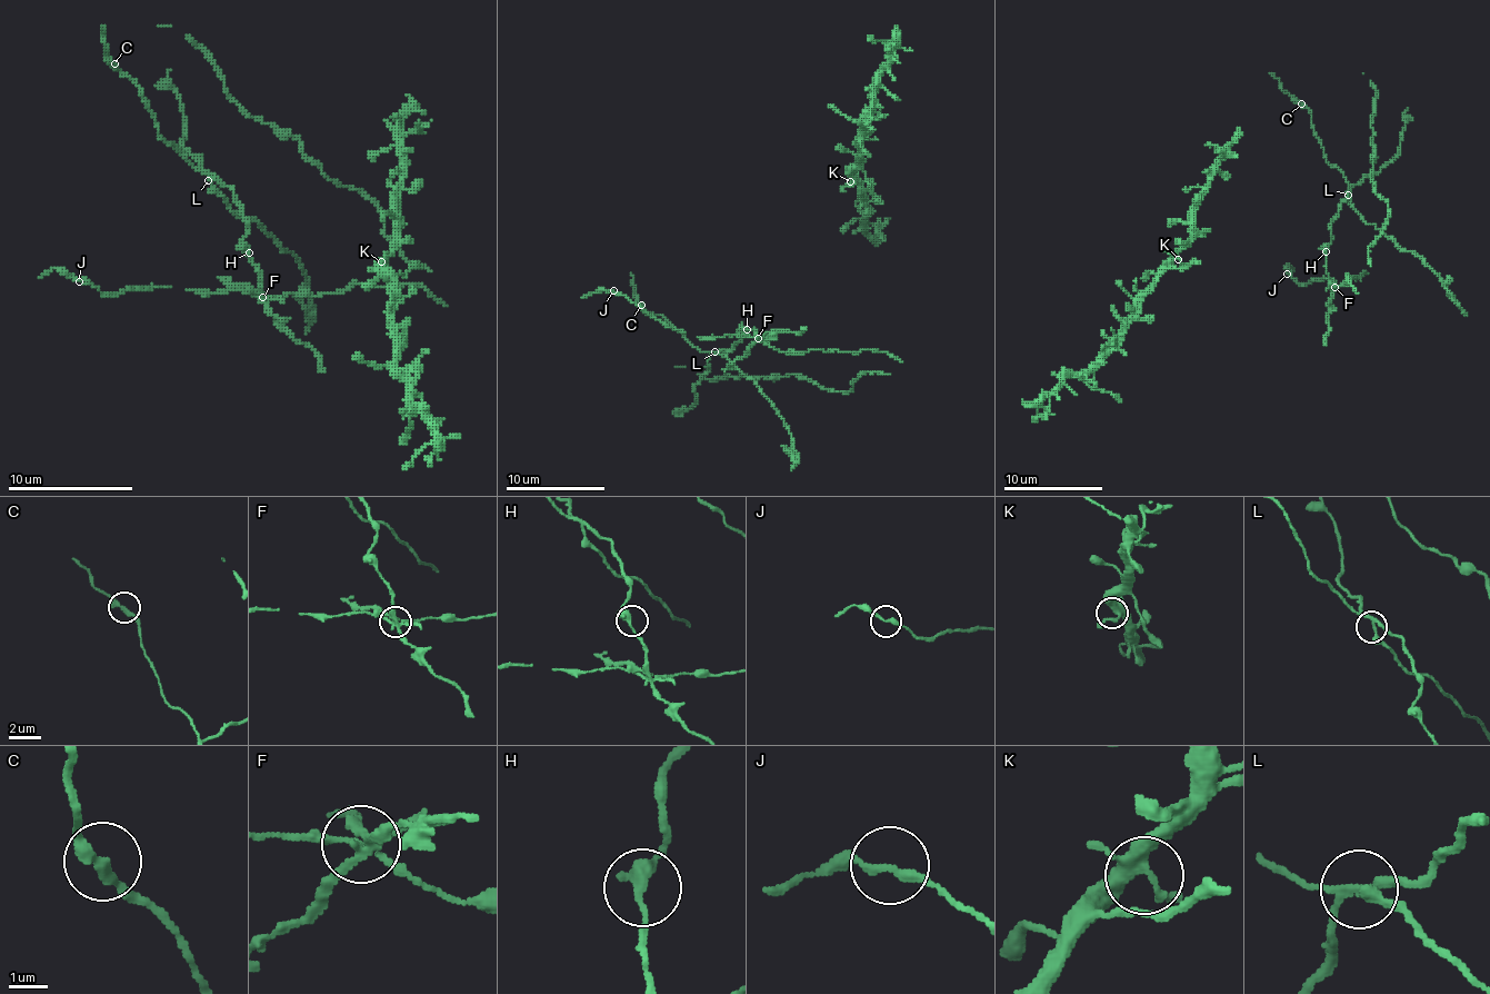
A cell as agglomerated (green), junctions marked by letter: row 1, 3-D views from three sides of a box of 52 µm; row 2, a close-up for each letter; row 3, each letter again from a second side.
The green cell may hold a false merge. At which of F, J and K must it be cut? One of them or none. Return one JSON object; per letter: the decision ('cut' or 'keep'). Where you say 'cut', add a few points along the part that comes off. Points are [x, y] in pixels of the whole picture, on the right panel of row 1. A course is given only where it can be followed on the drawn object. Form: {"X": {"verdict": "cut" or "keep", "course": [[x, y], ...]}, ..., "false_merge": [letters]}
{"F": {"verdict": "cut", "course": [[1333, 286], [1326, 264], [1326, 246], [1331, 241], [1331, 219], [1346, 195], [1363, 219], [1418, 256], [1467, 316]]}, "J": {"verdict": "keep"}, "K": {"verdict": "keep"}, "false_merge": ["F"]}

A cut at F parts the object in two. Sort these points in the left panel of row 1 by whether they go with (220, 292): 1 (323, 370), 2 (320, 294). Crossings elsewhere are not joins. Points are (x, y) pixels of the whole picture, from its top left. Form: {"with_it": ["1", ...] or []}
{"with_it": ["2"]}

